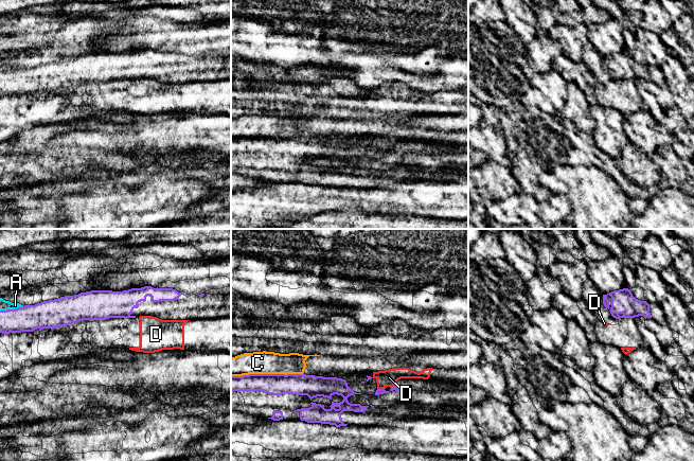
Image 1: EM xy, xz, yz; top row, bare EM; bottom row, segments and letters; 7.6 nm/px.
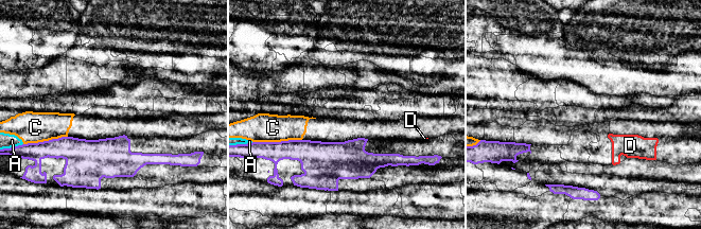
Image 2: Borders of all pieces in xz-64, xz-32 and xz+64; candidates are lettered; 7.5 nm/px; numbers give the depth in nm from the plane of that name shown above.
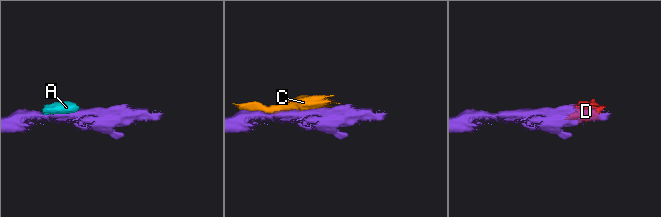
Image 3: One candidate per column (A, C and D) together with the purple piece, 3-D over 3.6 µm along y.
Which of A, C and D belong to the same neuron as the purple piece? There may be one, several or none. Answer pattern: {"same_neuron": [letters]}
{"same_neuron": []}

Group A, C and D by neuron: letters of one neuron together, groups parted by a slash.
A C / D

